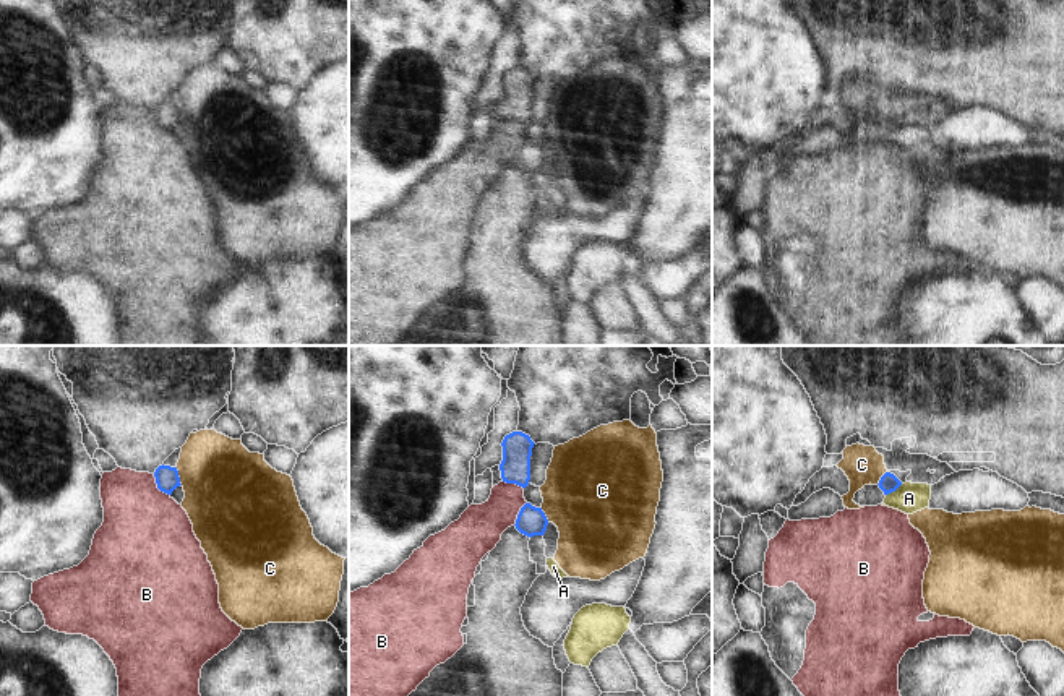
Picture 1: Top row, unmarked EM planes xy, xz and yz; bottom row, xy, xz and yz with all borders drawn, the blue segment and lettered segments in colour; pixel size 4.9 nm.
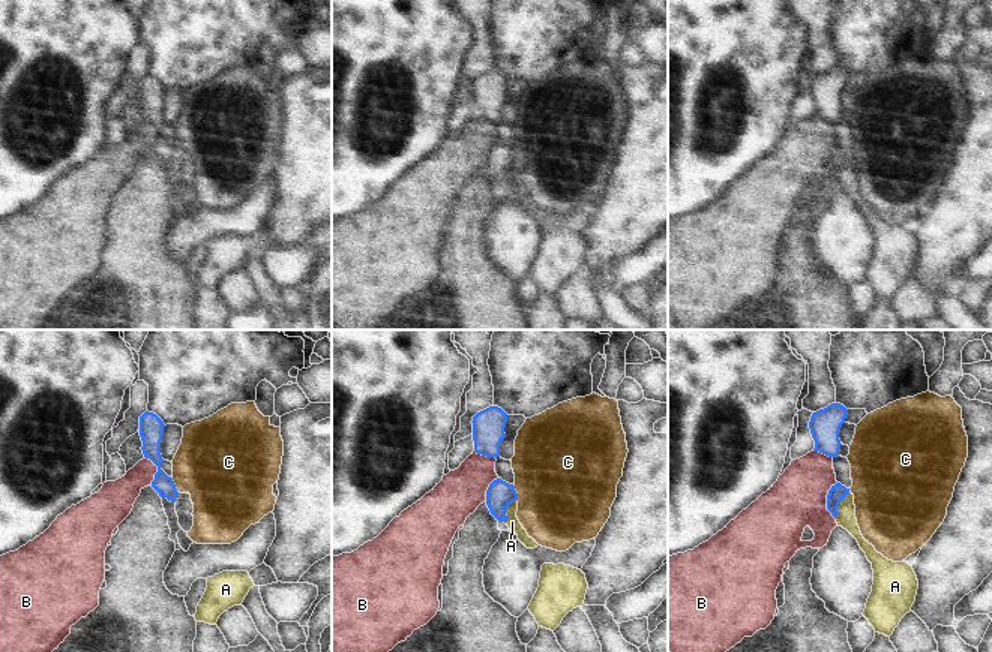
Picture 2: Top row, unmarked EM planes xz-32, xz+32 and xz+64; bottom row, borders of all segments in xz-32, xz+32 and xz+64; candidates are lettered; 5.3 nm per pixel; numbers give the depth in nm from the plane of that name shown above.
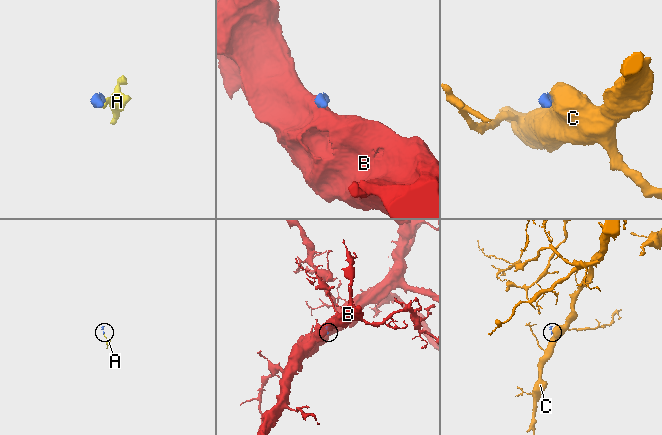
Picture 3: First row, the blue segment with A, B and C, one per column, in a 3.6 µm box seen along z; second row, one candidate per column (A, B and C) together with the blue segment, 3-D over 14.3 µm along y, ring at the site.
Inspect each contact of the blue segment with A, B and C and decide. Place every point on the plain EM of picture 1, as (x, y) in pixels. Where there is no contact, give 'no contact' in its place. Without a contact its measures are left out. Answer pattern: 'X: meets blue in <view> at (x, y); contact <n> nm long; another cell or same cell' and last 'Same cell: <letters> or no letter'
A: meets blue in yz at (894, 127); contact 110 nm long; another cell
B: meets blue in xy at (158, 124); contact 140 nm long; another cell
C: meets blue in xy at (177, 112); contact 100 nm long; another cell
Same cell: no letter

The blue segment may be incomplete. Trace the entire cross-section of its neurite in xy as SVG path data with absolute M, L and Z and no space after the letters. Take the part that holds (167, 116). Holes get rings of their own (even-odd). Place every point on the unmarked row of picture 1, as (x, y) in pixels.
M162 101L156 105L154 114L157 125L167 131L172 131L172 128L182 122L177 104Z

